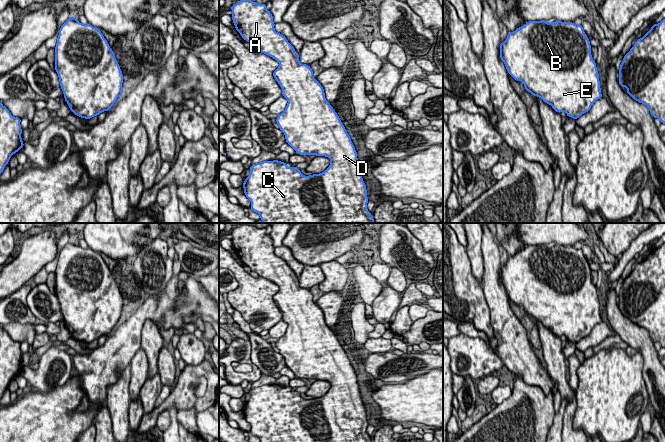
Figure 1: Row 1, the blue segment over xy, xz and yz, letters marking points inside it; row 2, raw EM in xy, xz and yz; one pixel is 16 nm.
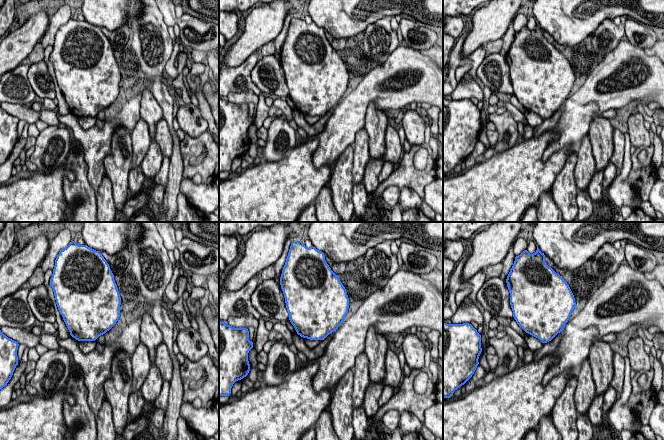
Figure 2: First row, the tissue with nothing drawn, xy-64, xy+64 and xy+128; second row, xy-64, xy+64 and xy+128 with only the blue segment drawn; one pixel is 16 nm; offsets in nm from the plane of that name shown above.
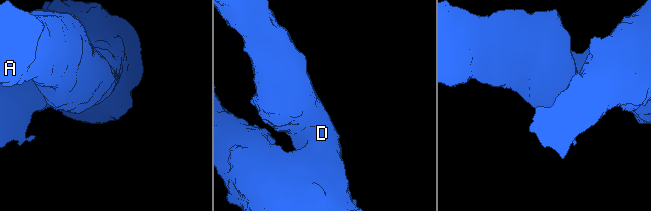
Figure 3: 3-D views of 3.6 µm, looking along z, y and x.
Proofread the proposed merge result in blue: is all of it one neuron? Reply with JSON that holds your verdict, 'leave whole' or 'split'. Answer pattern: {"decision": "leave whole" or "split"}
{"decision": "leave whole"}

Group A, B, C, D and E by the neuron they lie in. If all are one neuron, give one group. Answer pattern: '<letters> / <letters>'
A B C D E

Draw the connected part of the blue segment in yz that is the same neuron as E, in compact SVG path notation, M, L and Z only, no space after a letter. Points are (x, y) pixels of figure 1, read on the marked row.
M528 21L514 32L508 32L506 41L500 43L500 58L510 76L521 81L528 92L573 119L588 112L593 103L603 97L590 41L581 24Z

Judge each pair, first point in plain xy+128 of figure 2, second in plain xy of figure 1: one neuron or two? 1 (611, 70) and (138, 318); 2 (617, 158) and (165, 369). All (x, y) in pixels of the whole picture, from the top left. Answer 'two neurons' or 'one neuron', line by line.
1: one neuron
2: one neuron

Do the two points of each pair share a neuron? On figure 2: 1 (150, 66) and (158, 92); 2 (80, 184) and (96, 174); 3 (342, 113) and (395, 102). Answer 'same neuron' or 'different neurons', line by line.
1: same neuron
2: different neurons
3: same neuron

